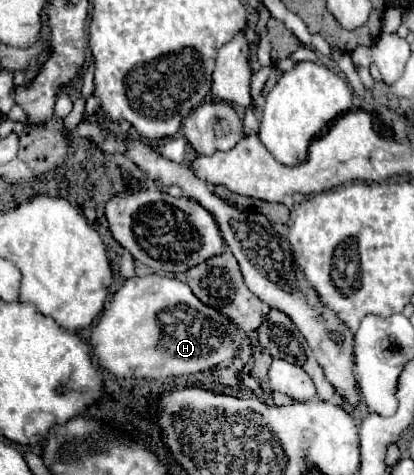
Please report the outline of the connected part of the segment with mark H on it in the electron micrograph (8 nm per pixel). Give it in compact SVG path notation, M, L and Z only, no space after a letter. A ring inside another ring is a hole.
M135 276L105 304L91 332L97 364L117 378L169 378L209 370L233 356L237 326L205 306L185 282L167 276Z

